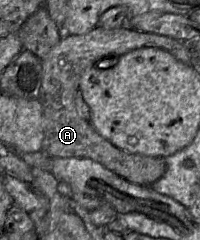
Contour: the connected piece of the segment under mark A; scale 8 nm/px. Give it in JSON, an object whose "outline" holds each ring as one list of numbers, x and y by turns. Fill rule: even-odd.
{"outline":[[128,25,117,29,105,29,96,26,82,35,64,34,42,63,42,87,39,100,43,107,44,138,42,151,50,157,77,157,91,159,126,181,142,186,149,186,160,179,165,171,164,158,142,156,127,153,100,136,89,121,82,119,75,104,75,94,83,74,100,59,105,62,109,57,118,57,131,50,143,47,155,47,174,51,183,42,173,38,147,33,131,28],[107,57,106,59,103,59]]}

